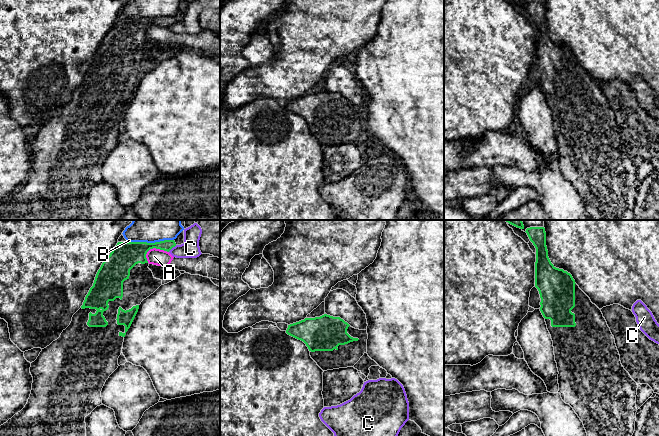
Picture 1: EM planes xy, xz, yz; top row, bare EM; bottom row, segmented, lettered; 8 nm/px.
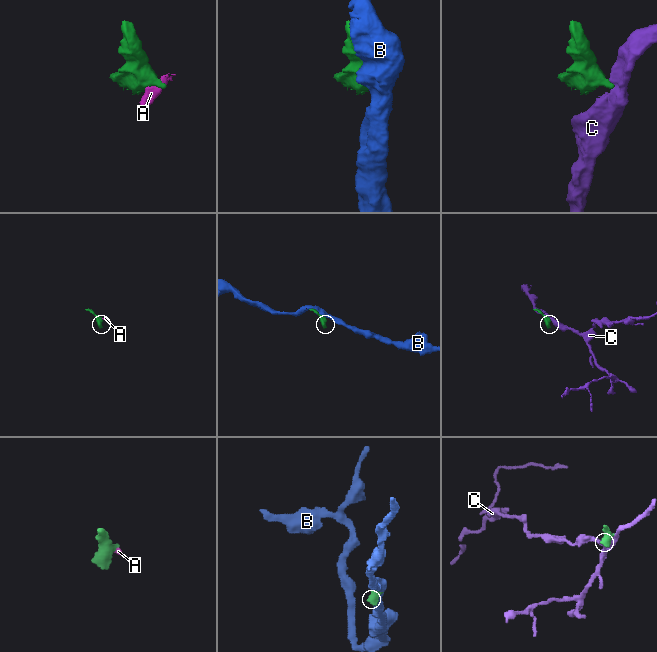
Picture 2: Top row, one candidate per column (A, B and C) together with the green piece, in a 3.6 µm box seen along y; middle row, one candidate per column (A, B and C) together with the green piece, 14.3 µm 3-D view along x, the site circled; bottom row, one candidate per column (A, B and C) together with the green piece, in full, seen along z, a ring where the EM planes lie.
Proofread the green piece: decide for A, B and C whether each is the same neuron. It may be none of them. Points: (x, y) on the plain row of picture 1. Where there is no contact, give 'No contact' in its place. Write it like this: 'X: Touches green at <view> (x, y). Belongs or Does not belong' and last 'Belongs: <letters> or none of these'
A: Touches green at xy (155, 23). Does not belong
B: Touches green at xy (150, 19). Does not belong
C: Touches green at xy (172, 23). Does not belong
Belongs: none of these

